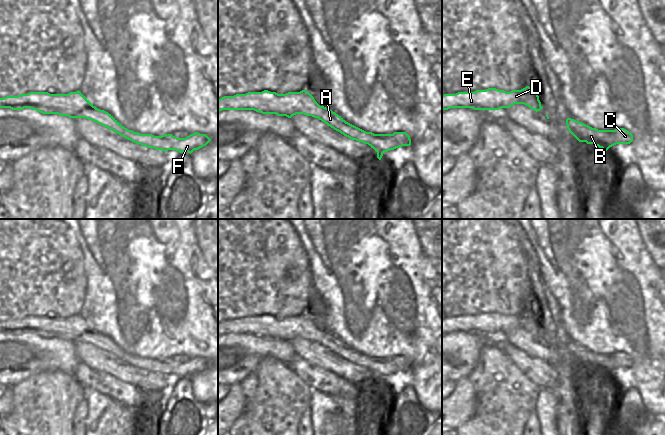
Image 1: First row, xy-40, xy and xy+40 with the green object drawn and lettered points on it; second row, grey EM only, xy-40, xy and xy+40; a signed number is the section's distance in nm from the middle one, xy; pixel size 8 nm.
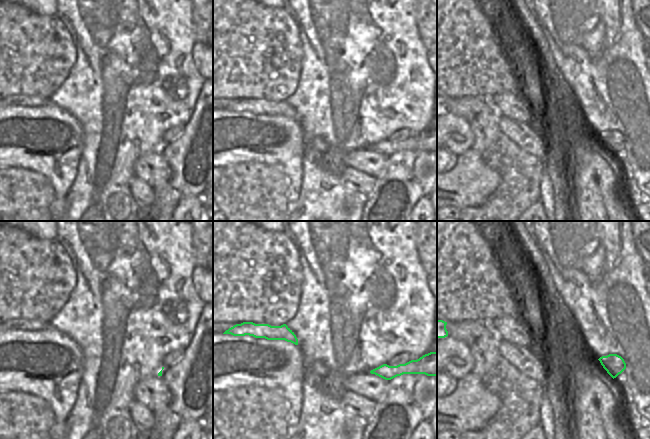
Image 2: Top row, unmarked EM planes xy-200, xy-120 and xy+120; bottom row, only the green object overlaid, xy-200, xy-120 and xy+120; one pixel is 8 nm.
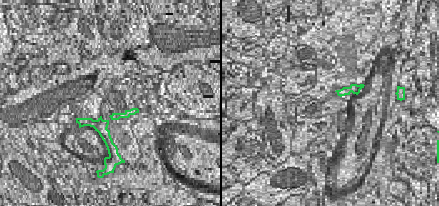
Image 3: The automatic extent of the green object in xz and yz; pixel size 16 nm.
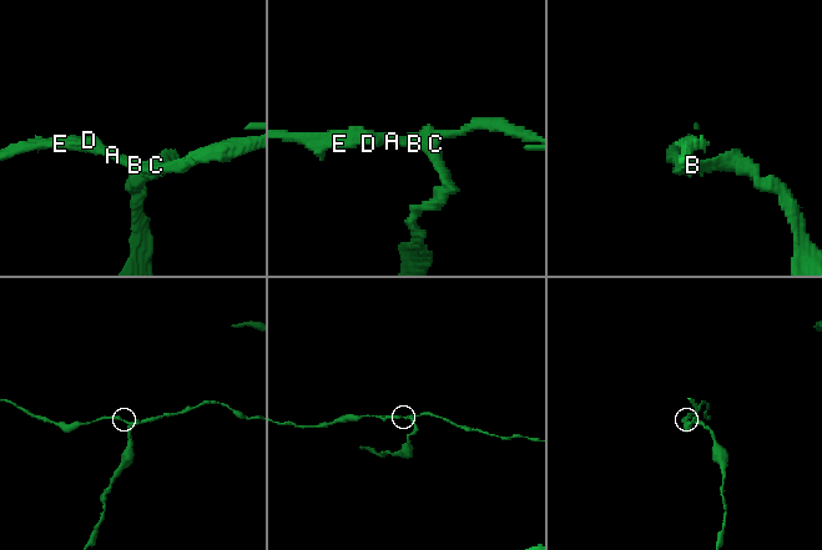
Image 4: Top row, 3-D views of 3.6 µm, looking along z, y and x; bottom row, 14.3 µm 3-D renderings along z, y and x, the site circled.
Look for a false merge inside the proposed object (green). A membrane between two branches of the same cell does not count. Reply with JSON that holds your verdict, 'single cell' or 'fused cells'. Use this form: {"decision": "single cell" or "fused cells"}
{"decision": "fused cells"}

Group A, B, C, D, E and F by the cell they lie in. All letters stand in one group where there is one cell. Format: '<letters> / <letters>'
A B D E F / C

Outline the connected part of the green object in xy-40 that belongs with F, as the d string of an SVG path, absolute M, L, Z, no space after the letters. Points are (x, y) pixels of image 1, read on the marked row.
M79 90L68 94L50 94L48 92L30 92L18 96L0 98L0 108L22 110L30 108L42 114L58 114L70 118L92 120L120 136L142 146L162 150L176 150L180 153L192 153L206 146L211 139L206 134L195 132L186 138L177 138L164 134L140 134L122 126L111 114L96 108Z

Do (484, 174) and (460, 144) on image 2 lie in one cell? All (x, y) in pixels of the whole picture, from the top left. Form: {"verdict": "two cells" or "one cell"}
{"verdict": "two cells"}

